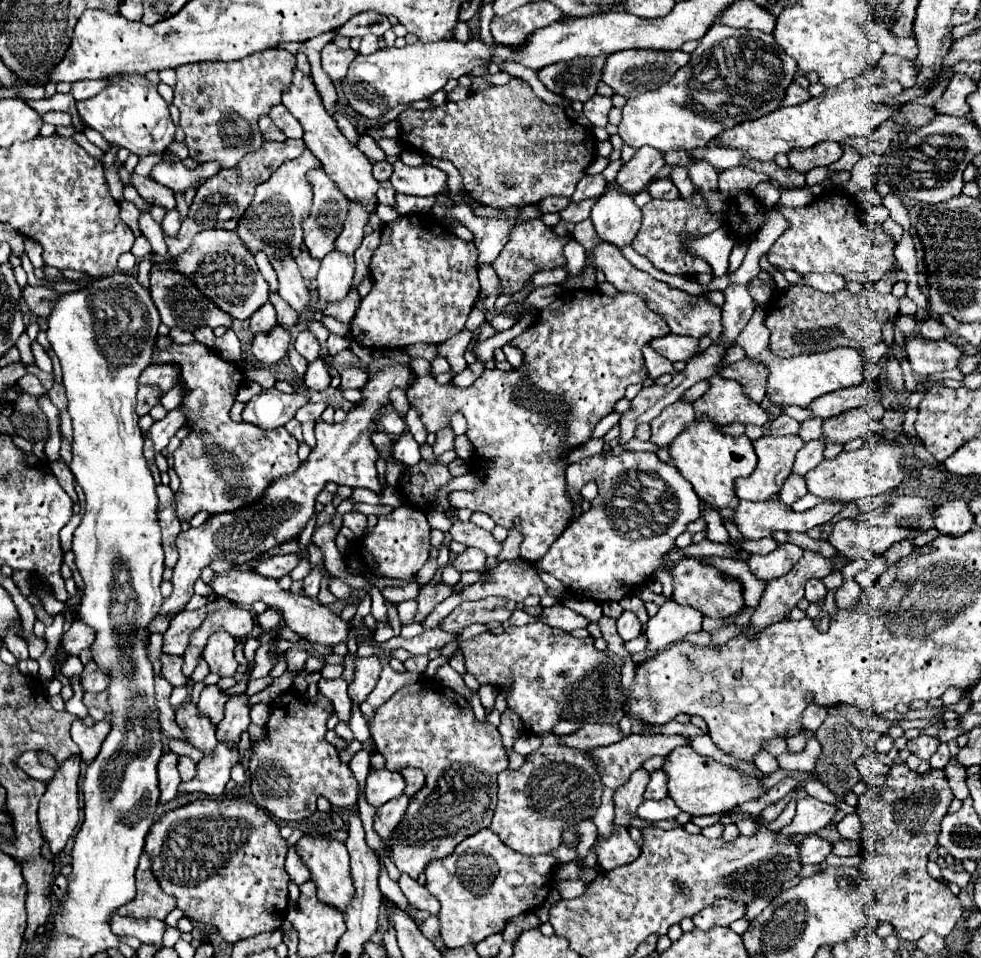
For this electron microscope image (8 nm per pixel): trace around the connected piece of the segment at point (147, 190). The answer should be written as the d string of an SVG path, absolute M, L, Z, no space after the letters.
M132 174L132 176L130 176L130 184L132 184L132 186L138 190L138 194L140 194L144 200L148 200L150 204L156 204L156 202L158 202L158 204L164 206L166 210L176 206L174 192L168 190L168 188L164 188L164 186L158 184L158 182L154 182L154 180L148 178L148 176Z

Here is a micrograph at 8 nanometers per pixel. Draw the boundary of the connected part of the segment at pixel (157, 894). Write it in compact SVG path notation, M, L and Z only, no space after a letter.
M142 852L140 864L136 870L136 888L138 894L132 902L118 908L120 916L132 916L132 918L156 918L164 920L174 908L176 898L160 892L160 886L156 884L156 878L152 876L152 862L148 860L148 854Z

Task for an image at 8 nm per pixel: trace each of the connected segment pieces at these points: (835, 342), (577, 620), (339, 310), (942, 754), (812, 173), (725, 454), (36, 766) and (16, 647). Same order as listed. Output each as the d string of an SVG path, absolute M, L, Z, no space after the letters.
M792 286L782 296L774 296L766 304L766 328L770 330L770 350L780 358L794 358L798 354L816 354L828 352L838 346L852 346L852 348L870 348L882 342L882 326L892 320L898 312L898 298L892 294L878 294L872 288L864 288L858 294L850 294L846 288L834 294L816 292L808 286Z
M564 606L542 608L538 620L552 626L552 628L560 628L564 632L570 632L570 630L576 630L576 628L586 628L590 624L590 620L586 616L572 612L570 608L564 608Z
M352 288L344 300L338 300L338 302L334 302L334 304L328 304L328 306L322 310L322 314L324 314L324 316L332 316L332 318L336 318L336 320L348 324L348 322L352 320L352 316L354 316L358 304L360 304L360 296L358 296L356 288Z
M940 742L938 750L932 754L930 758L930 764L932 768L944 768L948 764L948 758L950 758L950 752L948 752L948 746L944 742Z
M818 167L808 171L805 174L806 184L813 186L822 183L828 176L828 167Z
M708 416L702 420L692 420L684 432L674 438L670 444L670 458L674 462L674 468L688 480L696 494L714 508L736 508L738 500L734 494L734 480L738 476L750 476L756 468L756 452L752 448L752 442L746 434L742 436L728 436L720 432L720 426L714 424Z
M28 751L24 752L24 756L20 756L18 760L20 768L24 768L26 772L45 772L45 779L52 779L54 770L52 768L44 767L39 761L39 752Z
M8 636L8 640L4 640L4 646L14 654L16 660L28 660L28 646L24 640L20 640L20 636Z

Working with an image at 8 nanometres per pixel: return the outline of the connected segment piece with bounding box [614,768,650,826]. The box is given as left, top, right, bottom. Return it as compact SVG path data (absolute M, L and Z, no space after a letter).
M638 768L630 774L628 782L614 792L616 802L616 824L628 826L630 818L636 816L636 808L644 802L644 792L650 781L650 774L644 768Z

